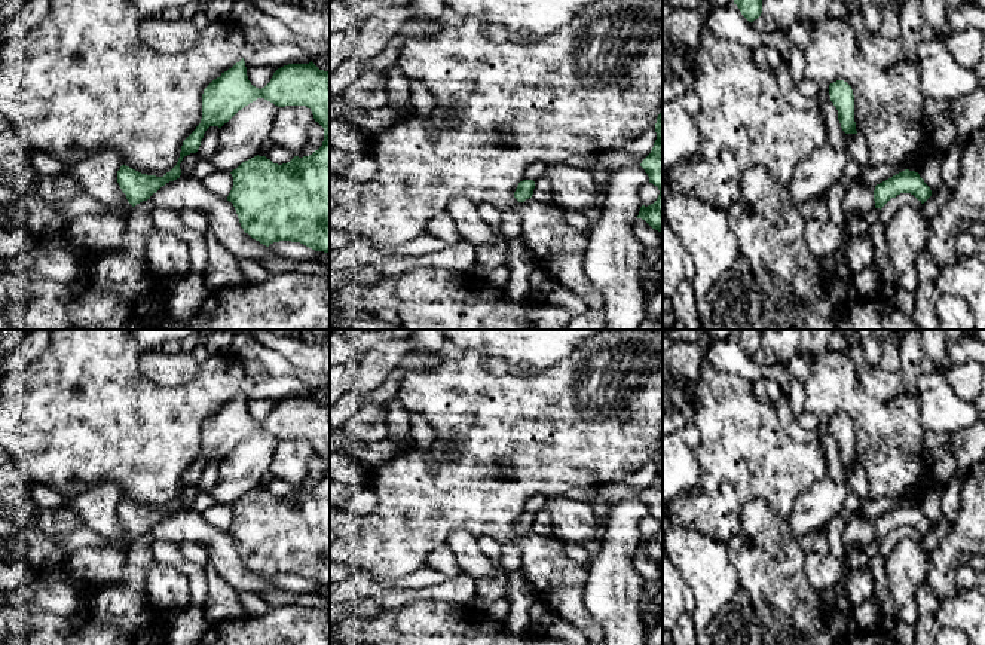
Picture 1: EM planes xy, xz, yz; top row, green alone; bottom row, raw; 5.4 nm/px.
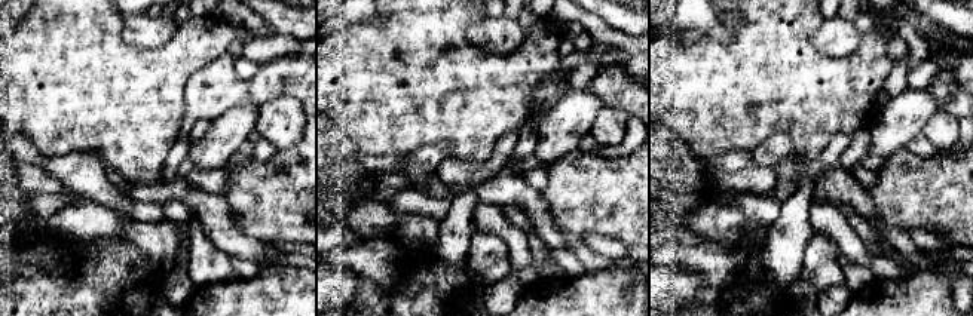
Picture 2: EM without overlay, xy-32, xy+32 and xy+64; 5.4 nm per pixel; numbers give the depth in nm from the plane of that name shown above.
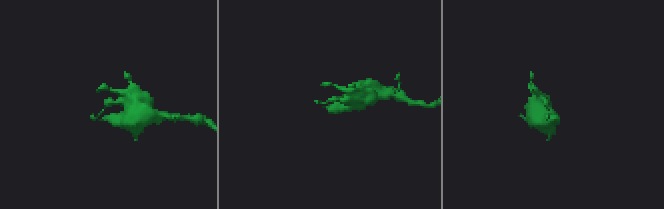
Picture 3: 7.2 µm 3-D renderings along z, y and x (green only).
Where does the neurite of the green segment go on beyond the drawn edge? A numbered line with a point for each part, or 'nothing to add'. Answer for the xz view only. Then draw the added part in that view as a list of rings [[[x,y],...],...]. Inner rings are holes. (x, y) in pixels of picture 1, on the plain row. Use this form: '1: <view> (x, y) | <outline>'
nothing to add

